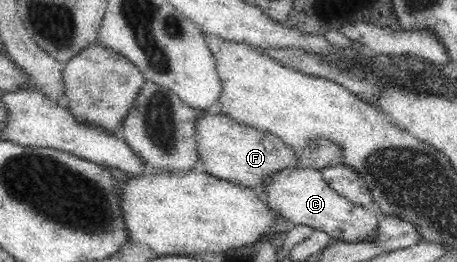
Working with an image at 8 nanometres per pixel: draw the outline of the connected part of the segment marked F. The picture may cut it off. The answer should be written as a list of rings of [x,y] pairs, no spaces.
[[[209,113],[197,119],[197,152],[208,174],[234,185],[262,190],[282,170],[300,168],[295,151],[268,132],[239,124],[226,114]]]

